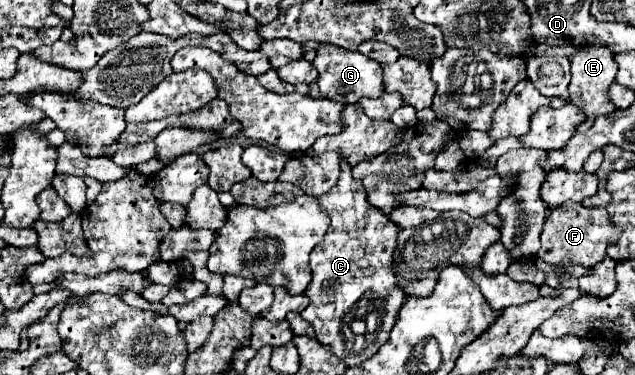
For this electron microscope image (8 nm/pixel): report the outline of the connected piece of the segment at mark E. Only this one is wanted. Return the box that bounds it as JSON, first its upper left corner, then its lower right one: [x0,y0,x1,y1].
[570,43,616,131]

